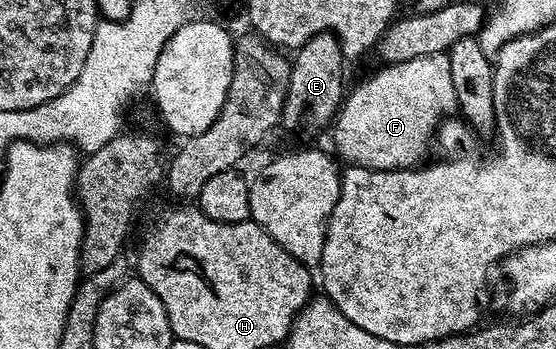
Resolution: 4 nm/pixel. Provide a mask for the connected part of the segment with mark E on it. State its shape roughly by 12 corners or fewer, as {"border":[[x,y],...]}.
{"border":[[324,31],[296,48],[280,126],[326,130],[347,60]]}

